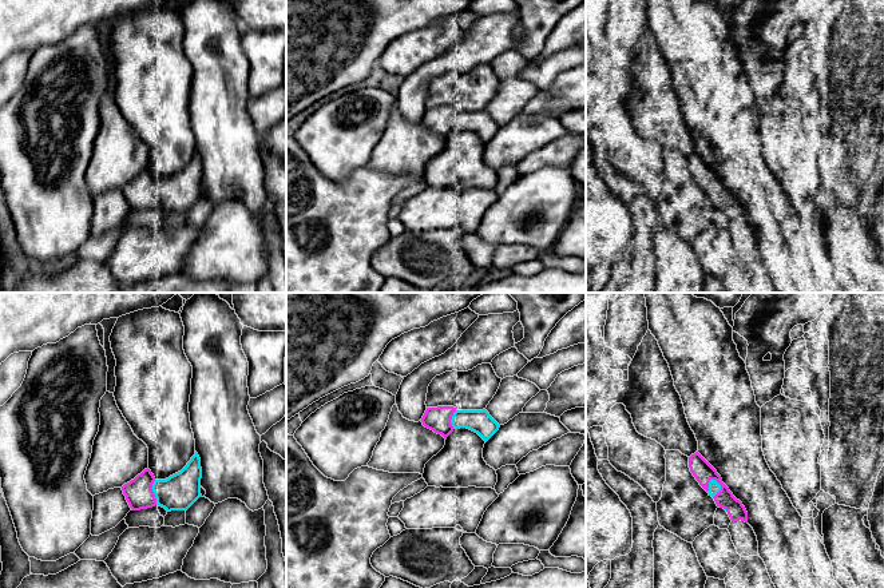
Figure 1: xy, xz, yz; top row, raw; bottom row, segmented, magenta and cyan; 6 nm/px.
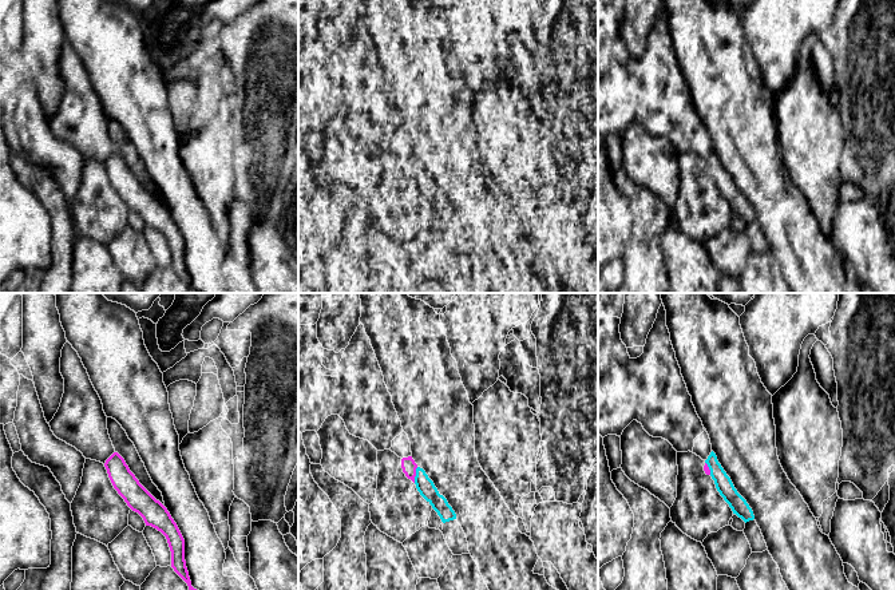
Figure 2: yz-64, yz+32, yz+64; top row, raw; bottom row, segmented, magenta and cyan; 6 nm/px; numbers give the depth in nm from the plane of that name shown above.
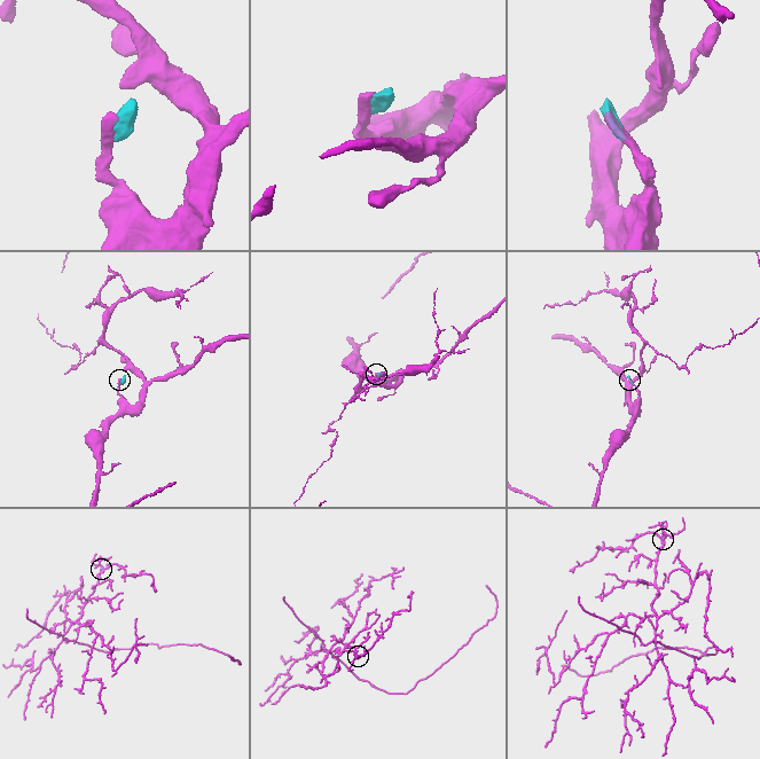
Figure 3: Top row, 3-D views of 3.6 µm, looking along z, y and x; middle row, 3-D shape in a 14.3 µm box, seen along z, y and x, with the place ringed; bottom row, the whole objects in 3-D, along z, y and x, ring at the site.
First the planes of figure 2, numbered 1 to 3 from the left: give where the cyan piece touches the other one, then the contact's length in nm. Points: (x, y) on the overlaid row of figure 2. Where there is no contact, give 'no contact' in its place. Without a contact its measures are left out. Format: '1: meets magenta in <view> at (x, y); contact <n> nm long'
1: no contact
2: meets magenta in yz+32 at (415, 475); contact 100 nm long
3: meets magenta in yz+64 at (708, 468); contact 90 nm long

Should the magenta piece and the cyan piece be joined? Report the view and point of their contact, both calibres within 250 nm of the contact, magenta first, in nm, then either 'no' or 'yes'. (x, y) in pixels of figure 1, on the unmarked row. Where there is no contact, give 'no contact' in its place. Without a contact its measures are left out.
yz (721, 187) | 120/70 nm | yes

